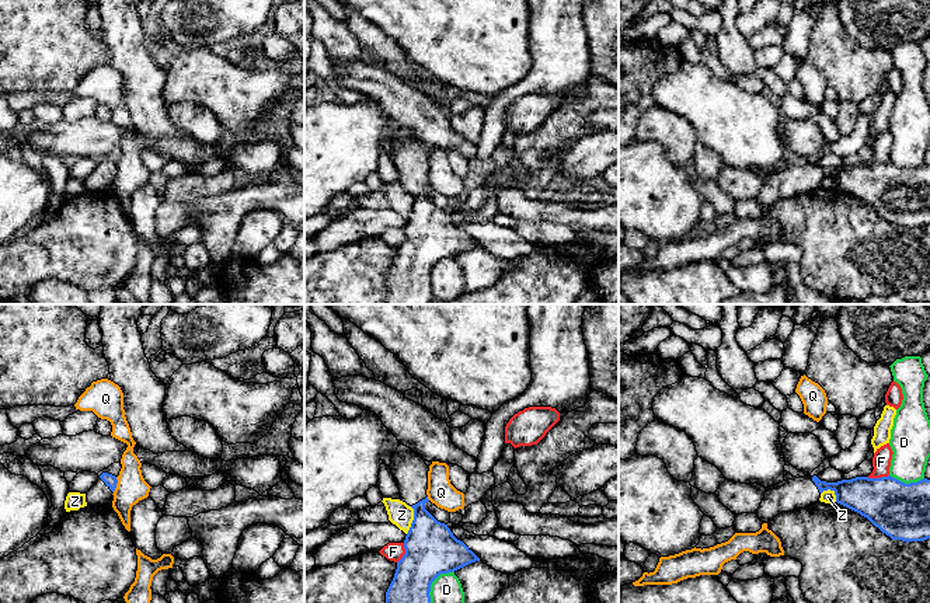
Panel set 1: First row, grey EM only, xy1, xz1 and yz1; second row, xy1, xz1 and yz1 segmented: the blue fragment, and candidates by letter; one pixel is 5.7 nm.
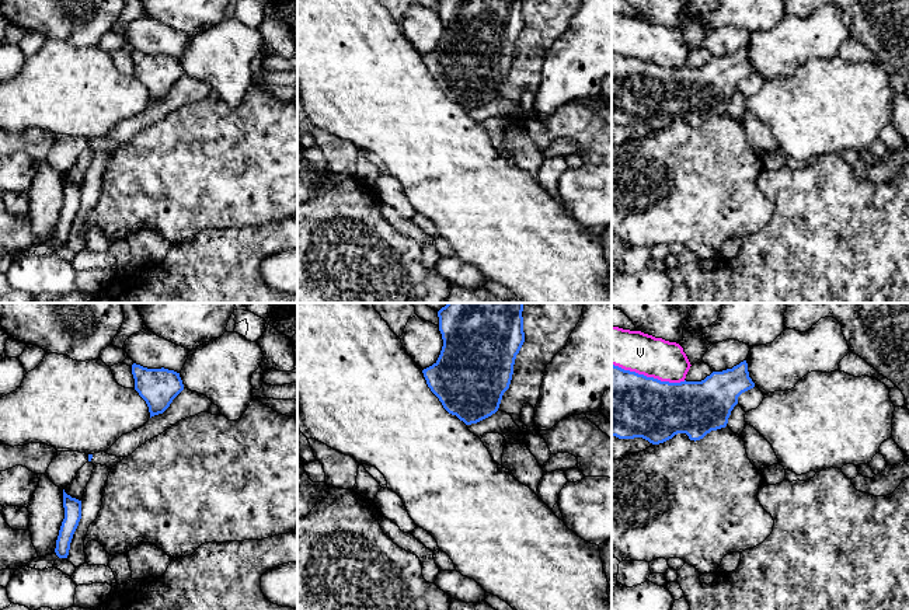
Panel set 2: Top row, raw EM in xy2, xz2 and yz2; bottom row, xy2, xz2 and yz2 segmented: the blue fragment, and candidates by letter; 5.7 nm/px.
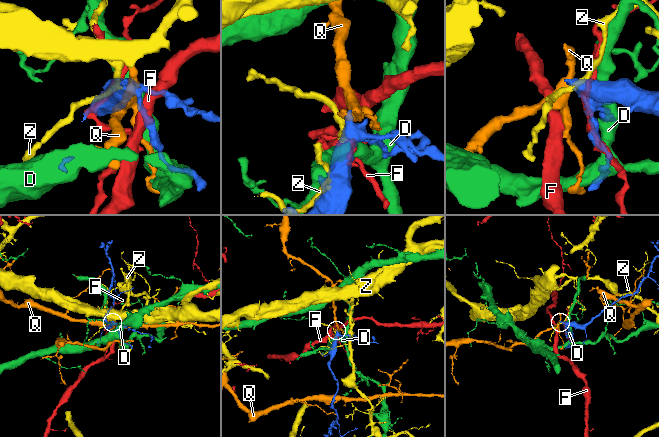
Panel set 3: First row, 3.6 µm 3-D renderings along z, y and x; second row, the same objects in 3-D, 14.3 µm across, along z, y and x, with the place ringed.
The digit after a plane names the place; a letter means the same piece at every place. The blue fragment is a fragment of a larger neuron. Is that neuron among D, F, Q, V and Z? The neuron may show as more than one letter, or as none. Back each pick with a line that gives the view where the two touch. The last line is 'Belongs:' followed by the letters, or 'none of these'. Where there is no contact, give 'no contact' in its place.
Belongs: none of these

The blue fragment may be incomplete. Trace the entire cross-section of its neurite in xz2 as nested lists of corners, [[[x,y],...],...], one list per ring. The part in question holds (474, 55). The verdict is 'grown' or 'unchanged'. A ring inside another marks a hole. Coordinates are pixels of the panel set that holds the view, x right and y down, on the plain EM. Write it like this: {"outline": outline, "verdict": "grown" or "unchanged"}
{"outline": [[[438,0],[443,32],[438,46],[422,56],[443,94],[466,111],[477,109],[499,94],[509,74],[513,50],[523,28],[522,0]]], "verdict": "unchanged"}

